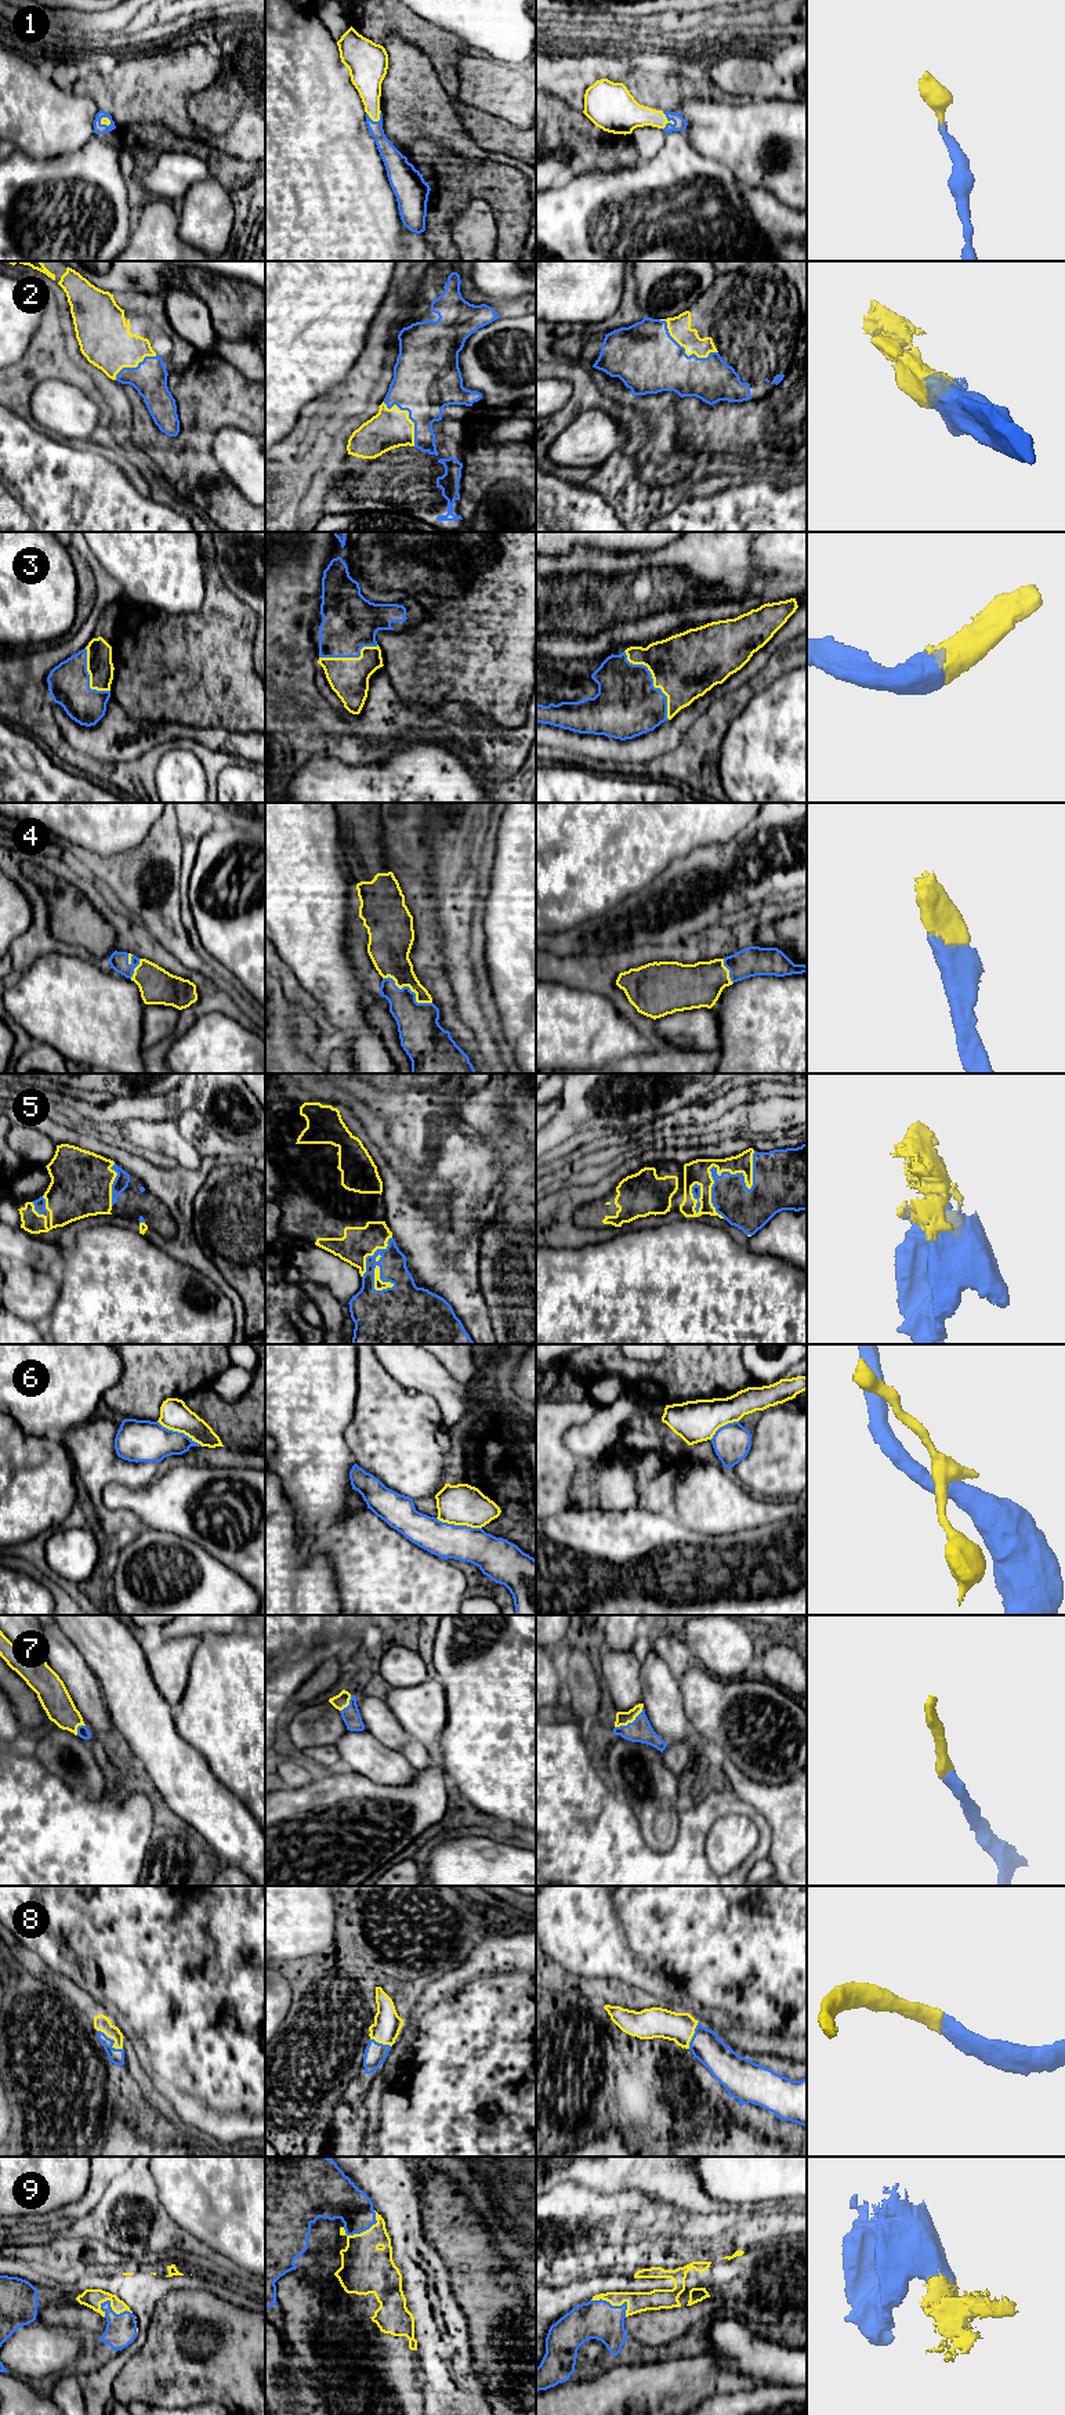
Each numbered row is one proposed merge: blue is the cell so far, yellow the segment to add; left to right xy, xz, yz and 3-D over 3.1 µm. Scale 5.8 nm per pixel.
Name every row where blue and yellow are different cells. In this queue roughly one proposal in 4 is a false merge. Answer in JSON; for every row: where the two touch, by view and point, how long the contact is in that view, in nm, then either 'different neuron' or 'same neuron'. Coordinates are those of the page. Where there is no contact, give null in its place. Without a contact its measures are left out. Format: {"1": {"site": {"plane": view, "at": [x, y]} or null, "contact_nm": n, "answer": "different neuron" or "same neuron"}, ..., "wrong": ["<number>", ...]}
{"1": {"site": {"plane": "yz", "at": [667, 119]}, "contact_nm": 110, "answer": "same neuron"}, "2": {"site": {"plane": "yz", "at": [684, 350]}, "contact_nm": 400, "answer": "same neuron"}, "3": {"site": {"plane": "yz", "at": [652, 681]}, "contact_nm": 480, "answer": "same neuron"}, "4": {"site": {"plane": "xz", "at": [409, 988]}, "contact_nm": 320, "answer": "same neuron"}, "5": {"site": {"plane": "yz", "at": [725, 1172]}, "contact_nm": 440, "answer": "same neuron"}, "6": {"site": {"plane": "xy", "at": [180, 1433]}, "contact_nm": 300, "answer": "different neuron"}, "7": {"site": {"plane": "yz", "at": [630, 1723]}, "contact_nm": 200, "answer": "same neuron"}, "8": {"site": {"plane": "xy", "at": [112, 2039]}, "contact_nm": 190, "answer": "same neuron"}, "9": {"site": {"plane": "xy", "at": [112, 2310]}, "contact_nm": 200, "answer": "same neuron"}, "wrong": ["6"]}

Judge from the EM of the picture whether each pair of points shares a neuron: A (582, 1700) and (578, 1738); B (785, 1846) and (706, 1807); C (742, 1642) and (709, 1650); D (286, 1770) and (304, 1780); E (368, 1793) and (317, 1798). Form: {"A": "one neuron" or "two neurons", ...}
{"A": "two neurons", "B": "two neurons", "C": "one neuron", "D": "one neuron", "E": "one neuron"}

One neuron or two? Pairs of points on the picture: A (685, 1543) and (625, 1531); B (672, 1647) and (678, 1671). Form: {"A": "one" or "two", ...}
{"A": "one", "B": "one"}

